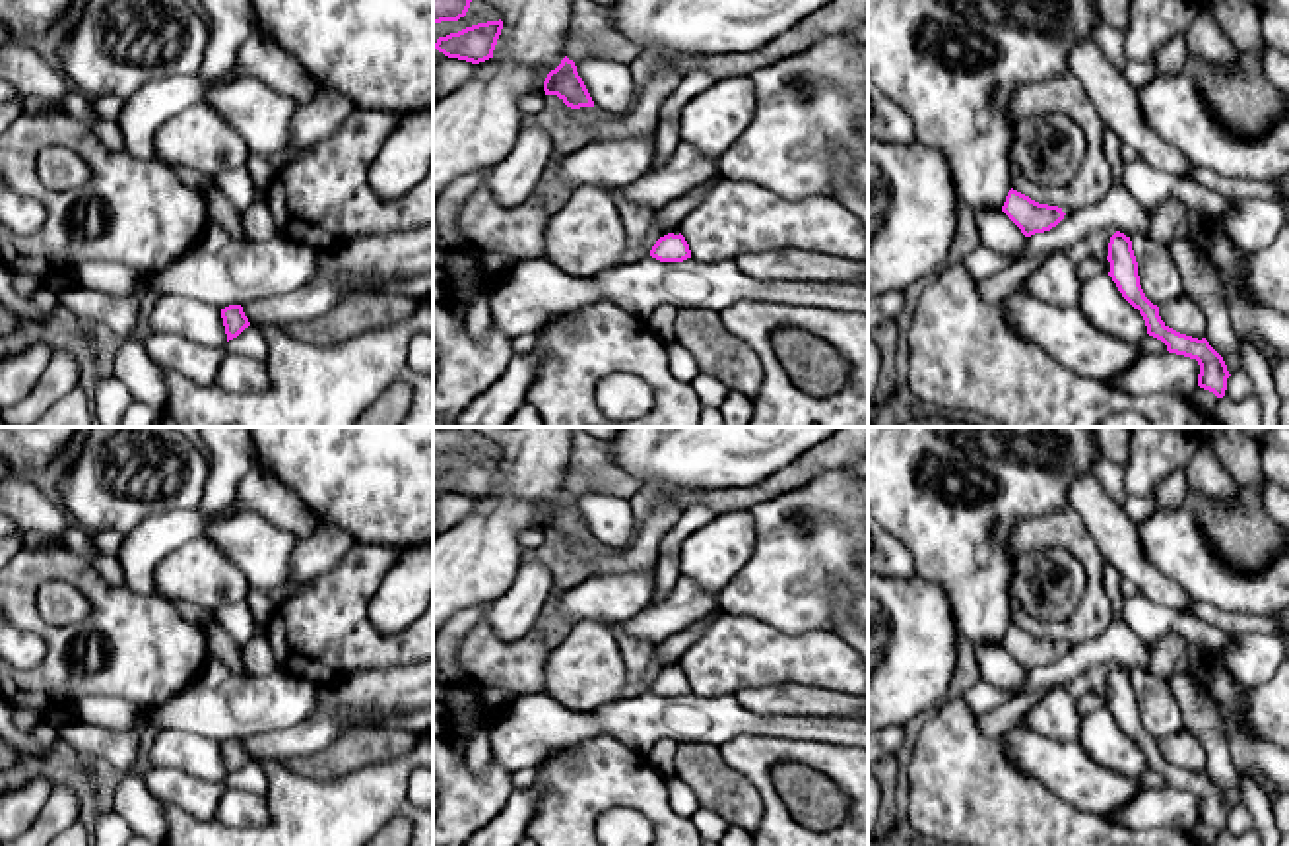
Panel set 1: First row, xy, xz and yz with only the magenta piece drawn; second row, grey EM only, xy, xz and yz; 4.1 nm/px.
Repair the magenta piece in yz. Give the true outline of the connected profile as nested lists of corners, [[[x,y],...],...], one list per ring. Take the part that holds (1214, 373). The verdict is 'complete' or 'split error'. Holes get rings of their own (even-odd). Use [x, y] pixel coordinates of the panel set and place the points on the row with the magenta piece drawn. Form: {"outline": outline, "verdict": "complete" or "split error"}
{"outline": [[[1116,231],[1110,237],[1107,260],[1110,262],[1108,276],[1116,283],[1122,297],[1140,310],[1145,320],[1147,334],[1161,340],[1169,353],[1196,359],[1200,365],[1198,386],[1213,392],[1217,398],[1223,398],[1227,390],[1227,378],[1231,376],[1223,357],[1209,345],[1206,338],[1198,340],[1180,334],[1161,320],[1159,307],[1145,297],[1140,285],[1138,262],[1130,237]]], "verdict": "complete"}

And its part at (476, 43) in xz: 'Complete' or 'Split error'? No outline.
Complete

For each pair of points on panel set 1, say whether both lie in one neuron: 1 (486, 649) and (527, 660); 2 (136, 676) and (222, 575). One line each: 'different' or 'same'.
1: same
2: different

